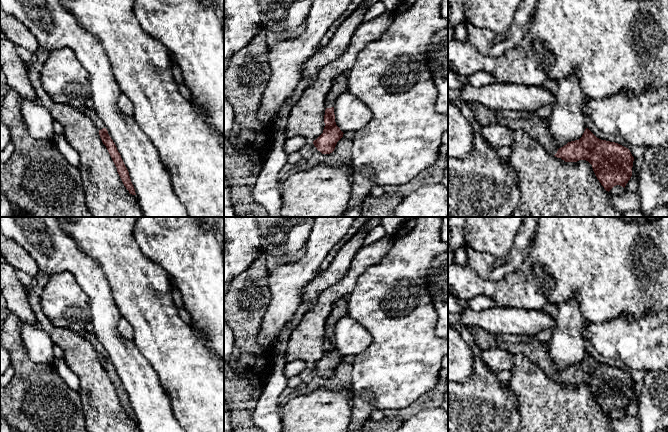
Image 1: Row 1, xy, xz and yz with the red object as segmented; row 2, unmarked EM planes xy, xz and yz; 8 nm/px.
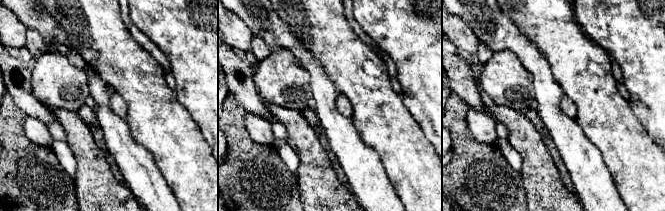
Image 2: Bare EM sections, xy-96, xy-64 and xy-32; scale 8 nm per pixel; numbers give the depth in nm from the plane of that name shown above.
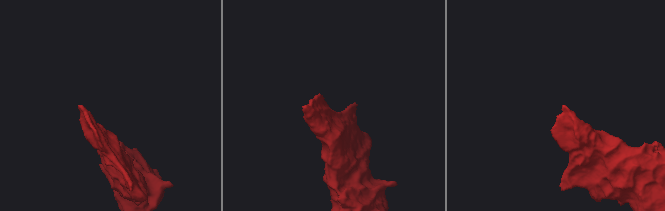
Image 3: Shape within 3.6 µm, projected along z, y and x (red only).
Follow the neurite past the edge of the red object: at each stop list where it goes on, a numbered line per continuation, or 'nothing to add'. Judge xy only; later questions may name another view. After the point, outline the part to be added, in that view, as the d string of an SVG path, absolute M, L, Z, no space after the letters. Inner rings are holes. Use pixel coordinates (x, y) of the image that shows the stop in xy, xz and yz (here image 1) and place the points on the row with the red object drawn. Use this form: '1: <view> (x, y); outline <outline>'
1: xy (99, 124); outline M85 108L84 111L93 121L98 130L106 128L105 124L103 123L103 121L100 119L100 117L97 115L93 108Z

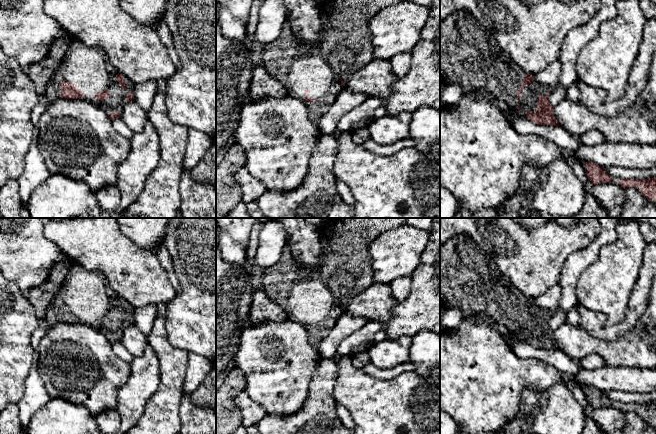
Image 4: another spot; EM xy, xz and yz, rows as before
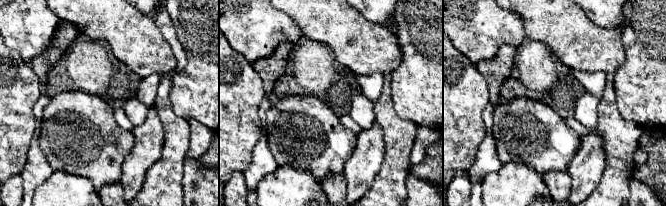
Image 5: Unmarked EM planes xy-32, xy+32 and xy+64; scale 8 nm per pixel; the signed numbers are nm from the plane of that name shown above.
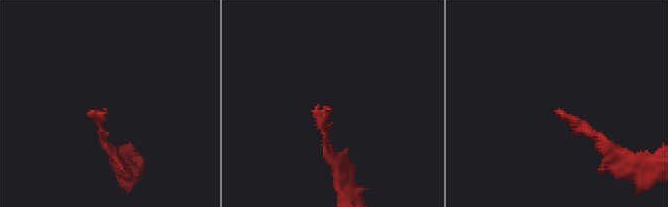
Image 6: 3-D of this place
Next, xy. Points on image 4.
1: xy (88, 67); outline M73 39L57 71L47 84L43 101L51 104L60 99L60 83L72 82L77 85L77 91L85 93L82 100L95 103L107 114L122 113L129 103L127 94L134 92L134 83L124 76L127 85L125 90L116 79L119 74L101 48L87 46ZM103 90L109 92L109 98L99 101L93 97Z

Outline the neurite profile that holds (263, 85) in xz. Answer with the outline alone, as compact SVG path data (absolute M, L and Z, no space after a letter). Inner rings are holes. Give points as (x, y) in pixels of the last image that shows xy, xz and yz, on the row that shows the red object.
M255 63L248 97L255 101L264 98L282 99L288 95L281 82L270 75L261 64Z

